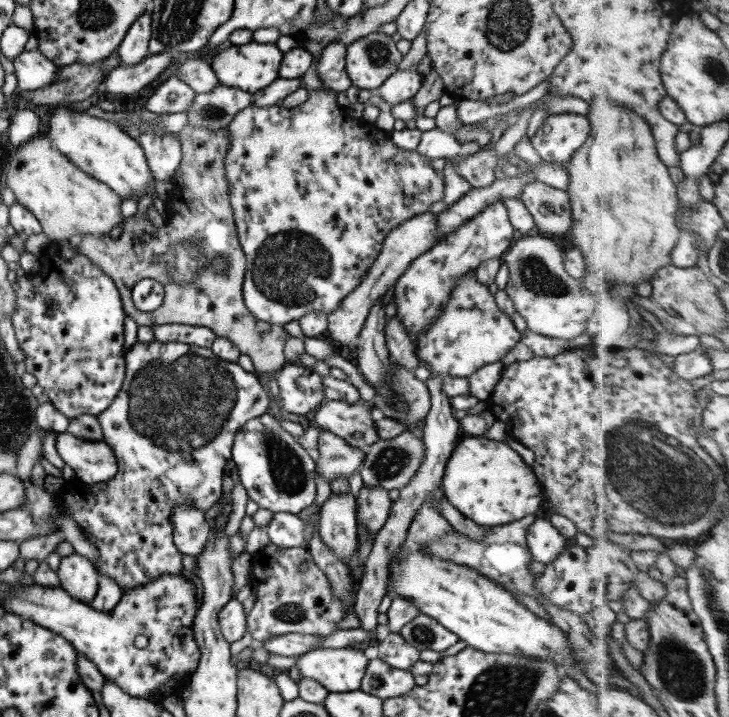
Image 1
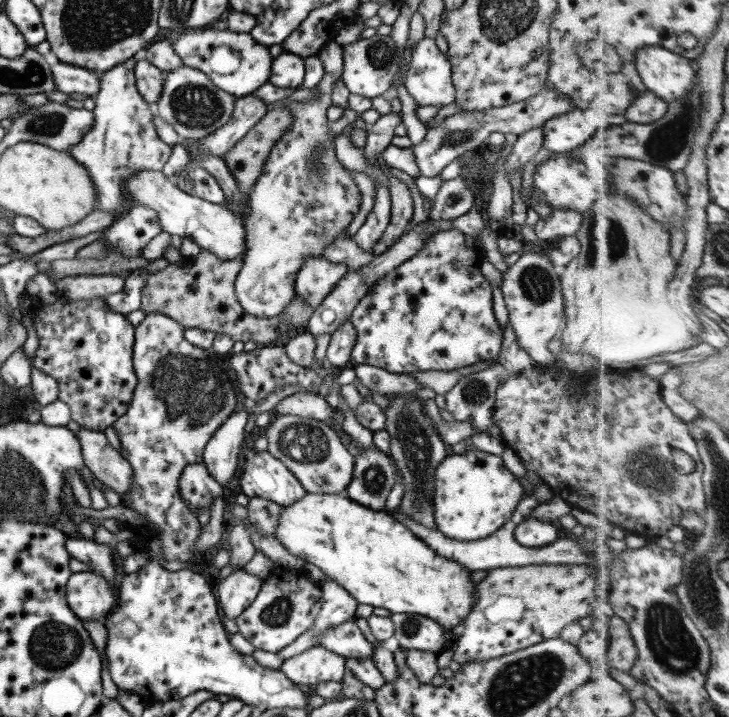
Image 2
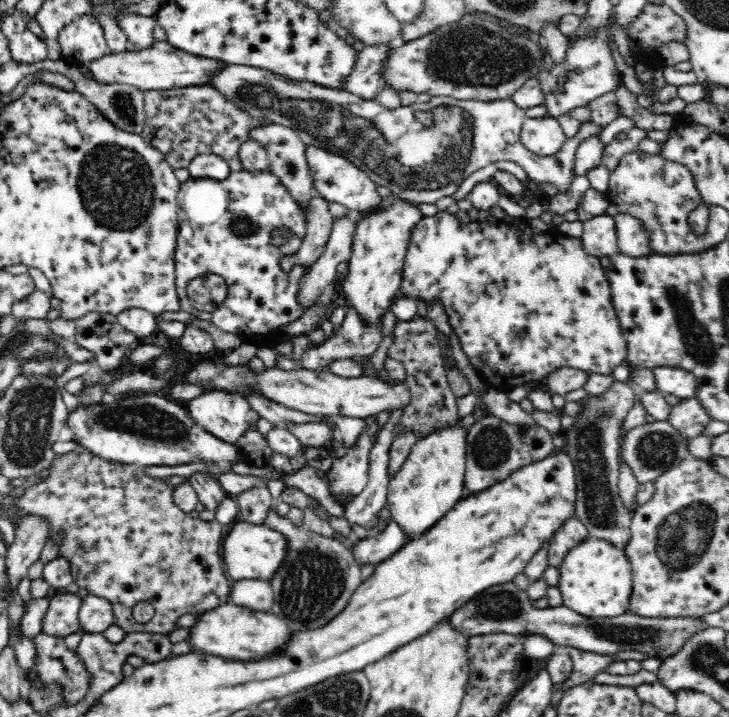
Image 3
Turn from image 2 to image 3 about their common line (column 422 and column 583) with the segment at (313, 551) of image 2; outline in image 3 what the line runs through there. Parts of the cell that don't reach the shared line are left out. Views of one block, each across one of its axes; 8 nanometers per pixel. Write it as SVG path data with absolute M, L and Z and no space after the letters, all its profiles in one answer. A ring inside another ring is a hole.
M588 537L564 557L559 566L563 604L589 618L616 618L628 614L633 591L633 572L623 549L608 541Z

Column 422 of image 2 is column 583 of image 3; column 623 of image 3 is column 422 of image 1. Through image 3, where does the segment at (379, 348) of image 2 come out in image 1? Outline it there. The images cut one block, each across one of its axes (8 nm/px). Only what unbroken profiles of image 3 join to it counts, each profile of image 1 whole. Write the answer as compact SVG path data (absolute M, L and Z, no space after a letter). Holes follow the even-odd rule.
M467 272L455 278L441 313L412 343L418 362L433 374L466 378L485 364L500 361L519 340L520 333L509 316L499 311L487 285L475 279L475 272Z

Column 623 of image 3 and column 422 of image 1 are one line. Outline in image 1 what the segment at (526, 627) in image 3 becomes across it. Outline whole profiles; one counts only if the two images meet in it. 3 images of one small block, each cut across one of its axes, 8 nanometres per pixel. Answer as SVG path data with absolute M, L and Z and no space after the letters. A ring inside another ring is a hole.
M424 615L415 616L399 630L398 634L418 653L422 650L432 650L440 654L458 642L455 634L449 633L449 630L437 625L437 622Z

